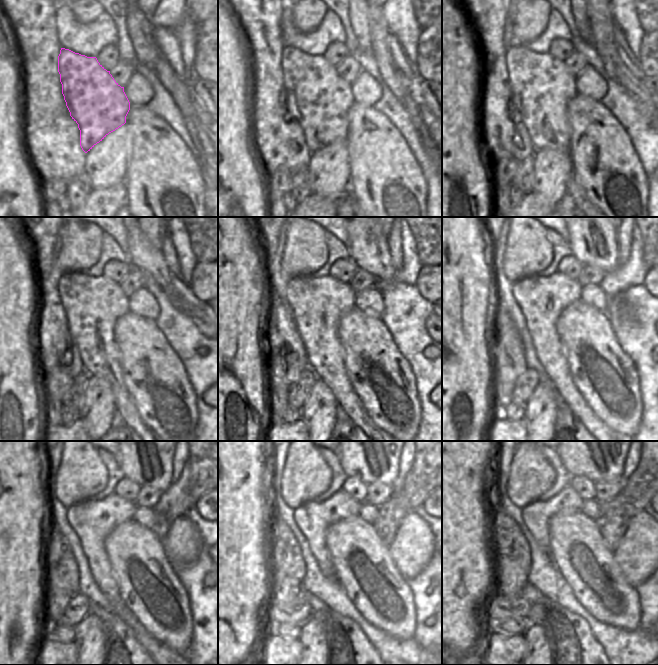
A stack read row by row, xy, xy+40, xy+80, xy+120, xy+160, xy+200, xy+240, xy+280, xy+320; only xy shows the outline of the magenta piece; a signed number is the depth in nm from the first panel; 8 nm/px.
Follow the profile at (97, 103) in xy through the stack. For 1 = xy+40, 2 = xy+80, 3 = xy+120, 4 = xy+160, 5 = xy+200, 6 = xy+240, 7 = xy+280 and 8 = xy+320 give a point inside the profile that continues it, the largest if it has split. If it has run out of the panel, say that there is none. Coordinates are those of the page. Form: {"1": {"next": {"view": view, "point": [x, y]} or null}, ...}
{"1": {"next": {"view": "xy+40", "point": [317, 97]}}, "2": {"next": {"view": "xy+80", "point": [542, 86]}}, "3": {"next": {"view": "xy+120", "point": [92, 305]}}, "4": {"next": {"view": "xy+160", "point": [318, 303]}}, "5": {"next": {"view": "xy+200", "point": [542, 299]}}, "6": {"next": {"view": "xy+240", "point": [92, 521]}}, "7": {"next": {"view": "xy+280", "point": [313, 518]}}, "8": {"next": {"view": "xy+320", "point": [536, 515]}}}

